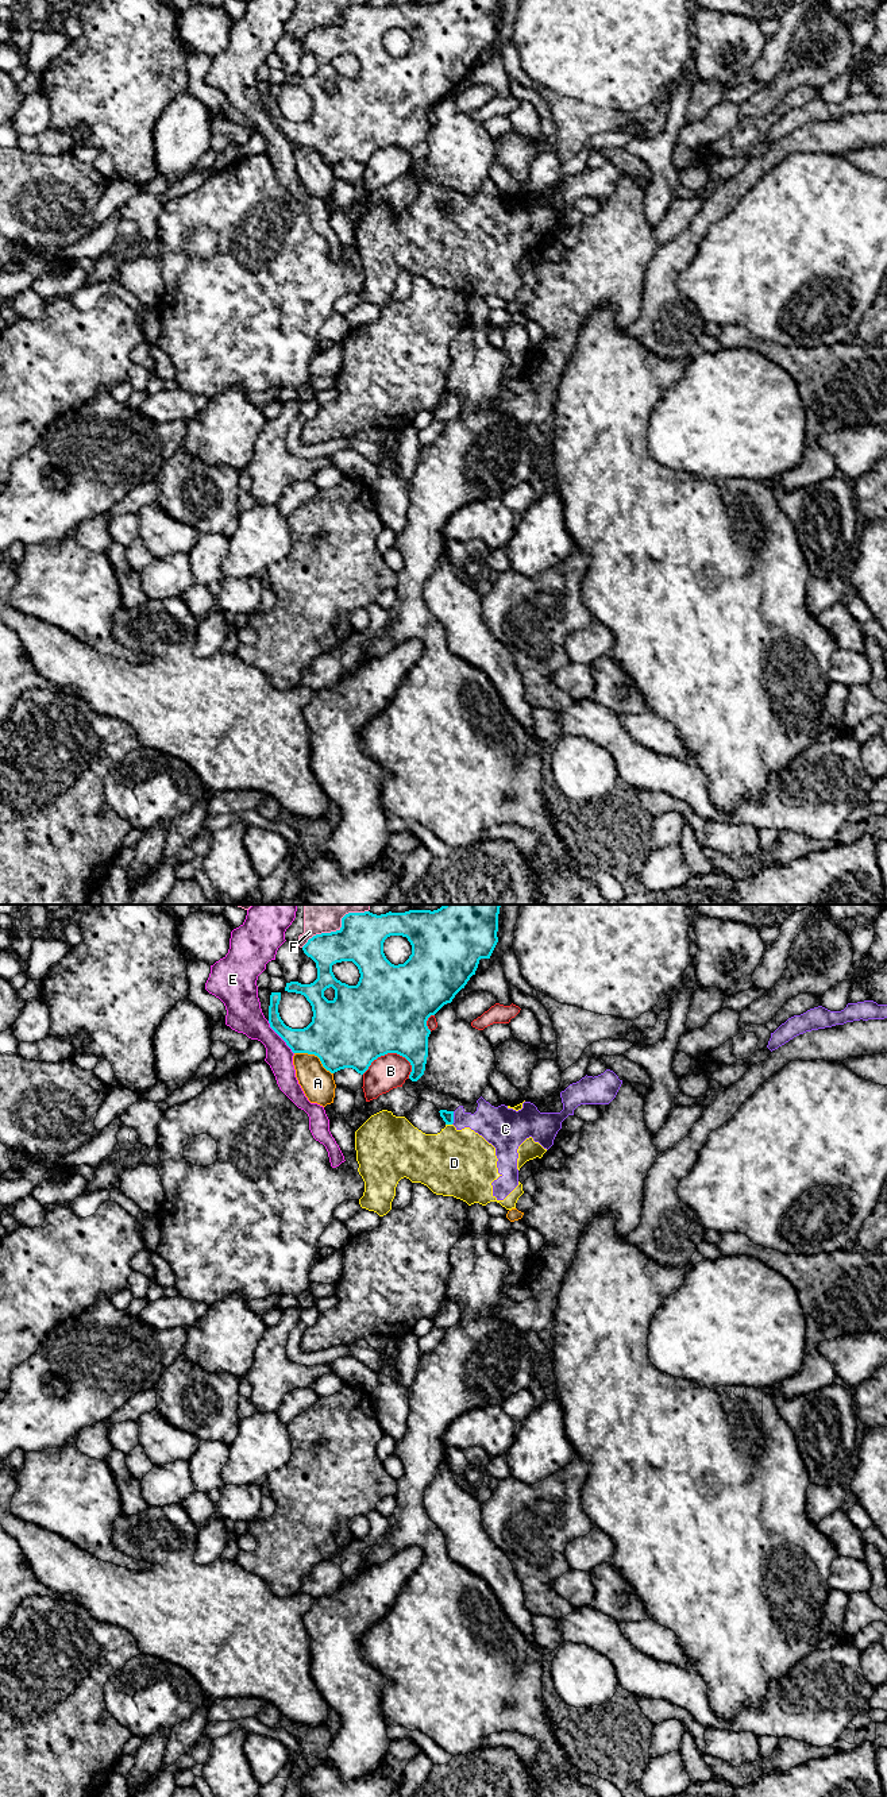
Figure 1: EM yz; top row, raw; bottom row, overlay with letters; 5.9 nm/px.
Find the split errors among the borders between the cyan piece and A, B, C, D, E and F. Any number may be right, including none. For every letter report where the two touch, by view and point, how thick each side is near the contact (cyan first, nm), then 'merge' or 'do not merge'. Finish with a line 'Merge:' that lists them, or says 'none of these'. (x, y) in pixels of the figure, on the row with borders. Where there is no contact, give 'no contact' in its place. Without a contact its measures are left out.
A: contact yz (315, 1055); calibres 440 and 200 nm; do not merge
B: contact yz (386, 1053); calibres 480 and 200 nm; do not merge
C: contact yz (452, 1118); calibres 70 and 200 nm; do not merge
D: contact yz (448, 1123); calibres 70 and 400 nm; do not merge
E: contact yz (280, 1036); calibres 220 and 220 nm; do not merge
F: contact yz (338, 930); calibres 280 and 260 nm; do not merge
Merge: none of these

